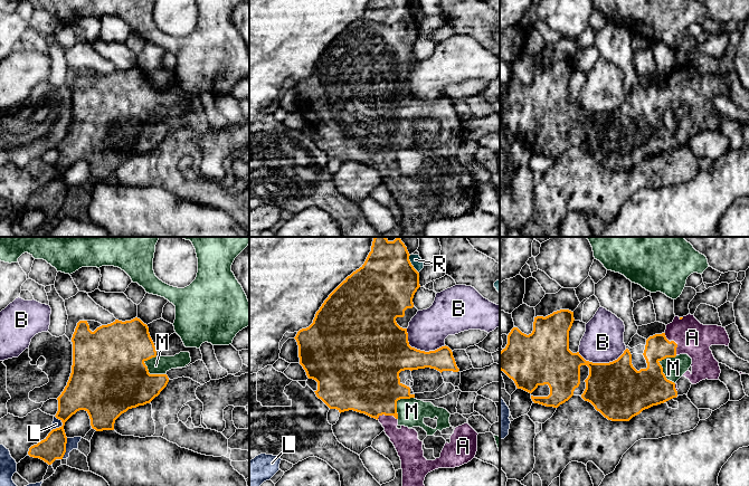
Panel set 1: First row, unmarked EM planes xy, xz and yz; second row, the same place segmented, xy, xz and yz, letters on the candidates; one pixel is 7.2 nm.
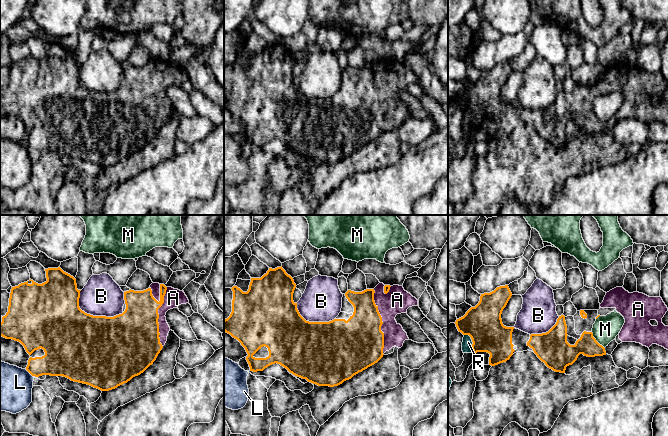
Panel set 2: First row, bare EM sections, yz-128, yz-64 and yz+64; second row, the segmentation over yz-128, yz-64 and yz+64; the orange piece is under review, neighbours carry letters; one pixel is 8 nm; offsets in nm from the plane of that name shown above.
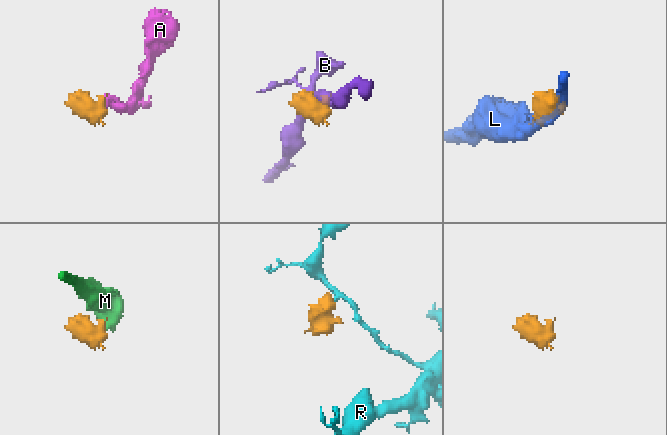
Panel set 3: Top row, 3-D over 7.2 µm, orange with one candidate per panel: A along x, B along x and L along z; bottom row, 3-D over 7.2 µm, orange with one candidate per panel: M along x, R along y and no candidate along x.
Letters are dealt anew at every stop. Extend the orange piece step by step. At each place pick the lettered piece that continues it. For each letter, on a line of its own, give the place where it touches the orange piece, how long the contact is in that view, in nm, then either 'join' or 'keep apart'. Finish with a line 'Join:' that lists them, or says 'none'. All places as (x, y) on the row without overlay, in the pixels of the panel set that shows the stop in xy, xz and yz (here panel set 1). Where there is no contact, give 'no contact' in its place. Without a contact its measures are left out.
A: xz (387, 164) | 150 nm | join
B: xz (419, 99) | 320 nm | keep apart
L: xy (62, 175) | 110 nm | keep apart
M: yz (661, 115) | 200 nm | keep apart
R: xz (410, 13) | 150 nm | keep apart
Join: A

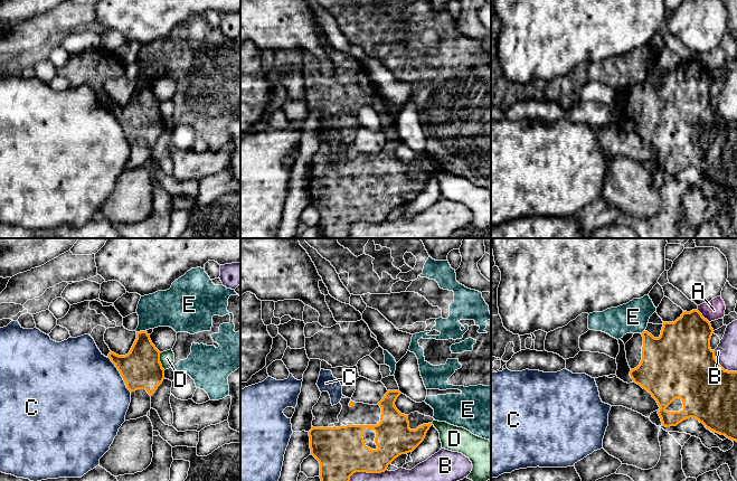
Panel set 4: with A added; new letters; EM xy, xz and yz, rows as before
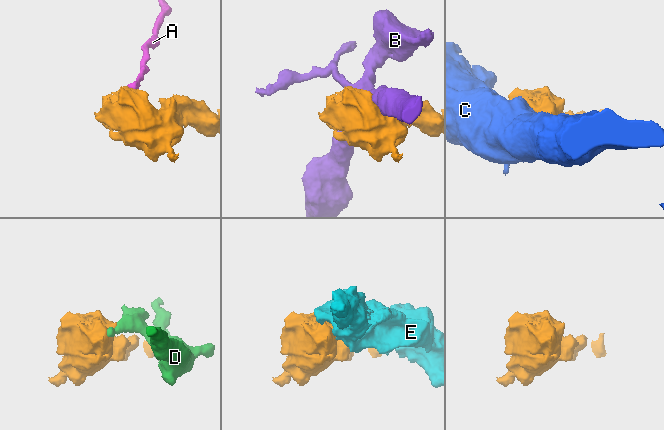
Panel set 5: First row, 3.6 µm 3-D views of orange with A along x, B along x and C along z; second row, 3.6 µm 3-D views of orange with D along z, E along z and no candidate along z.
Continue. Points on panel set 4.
A: yz (701, 65) | 140 nm | keep apart
B: yz (720, 115) | 220 nm | keep apart
C: xy (121, 124) | 300 nm | keep apart
D: xy (159, 111) | 130 nm | keep apart
E: xy (140, 81) | 70 nm | keep apart
Join: none

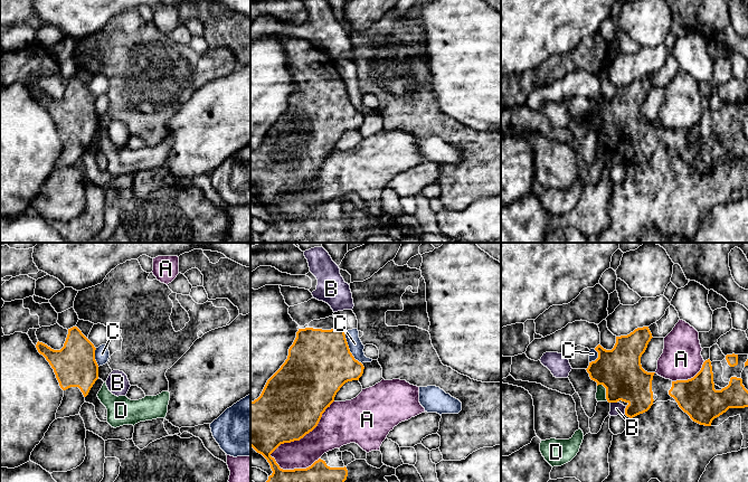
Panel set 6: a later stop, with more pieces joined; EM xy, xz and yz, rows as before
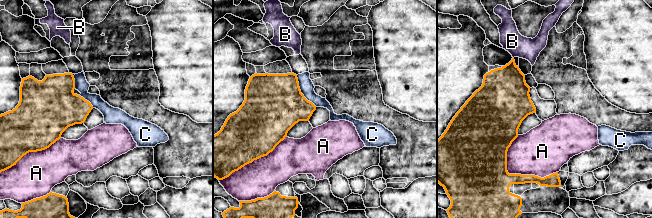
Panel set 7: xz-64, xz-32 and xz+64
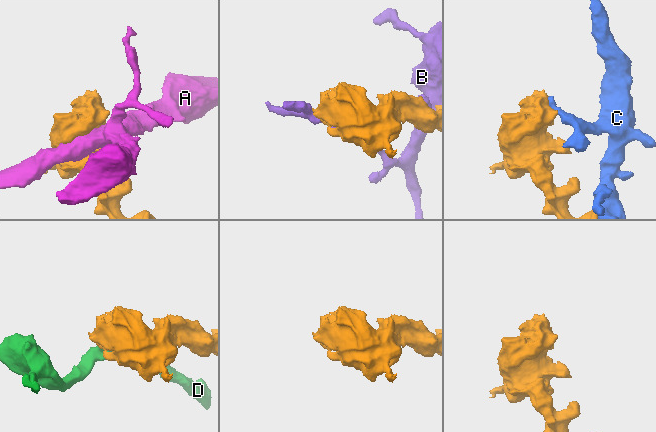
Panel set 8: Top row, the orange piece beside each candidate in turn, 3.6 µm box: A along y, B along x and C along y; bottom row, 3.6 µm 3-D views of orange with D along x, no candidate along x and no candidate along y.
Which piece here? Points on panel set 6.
A: xz (299, 189) | 600 nm | keep apart
B: yz (625, 160) | 70 nm | keep apart
C: xz (348, 97) | 280 nm | keep apart
D: yz (606, 141) | 140 nm | keep apart
Join: none

